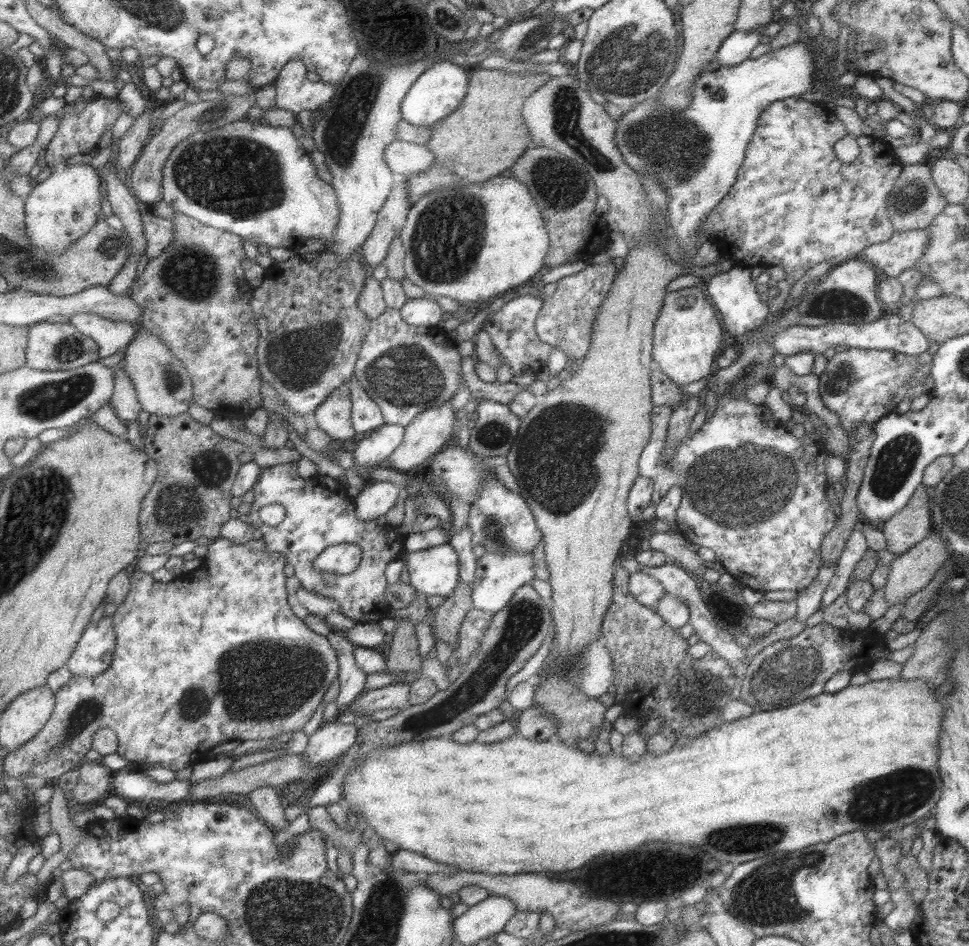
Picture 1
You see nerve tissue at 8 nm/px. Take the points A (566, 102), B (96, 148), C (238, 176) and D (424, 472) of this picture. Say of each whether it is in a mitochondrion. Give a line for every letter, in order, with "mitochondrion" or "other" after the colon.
A: mitochondrion
B: other
C: mitochondrion
D: other

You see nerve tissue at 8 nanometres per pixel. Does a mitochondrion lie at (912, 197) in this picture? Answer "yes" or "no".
yes

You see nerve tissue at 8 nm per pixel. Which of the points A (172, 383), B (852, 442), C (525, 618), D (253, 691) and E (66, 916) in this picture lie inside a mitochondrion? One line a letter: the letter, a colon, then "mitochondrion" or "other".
A: mitochondrion
B: other
C: mitochondrion
D: mitochondrion
E: other

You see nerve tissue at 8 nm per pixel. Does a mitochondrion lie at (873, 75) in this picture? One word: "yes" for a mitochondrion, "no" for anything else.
no

